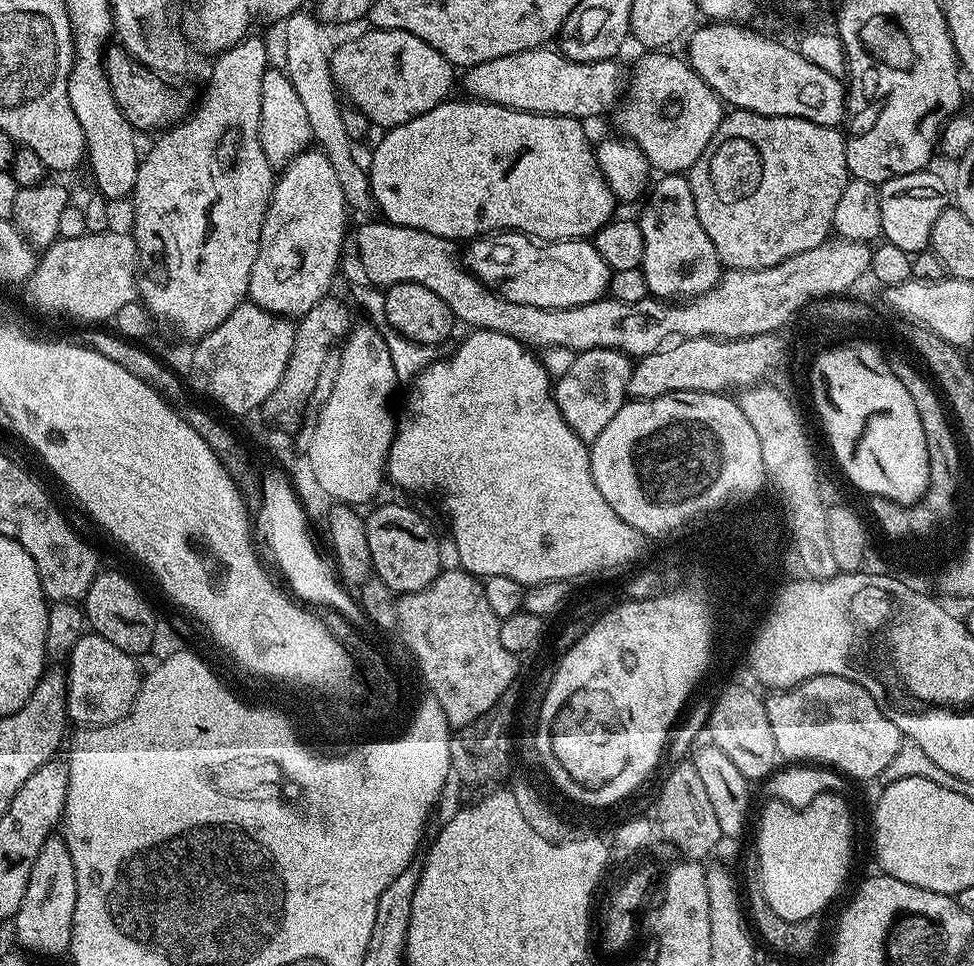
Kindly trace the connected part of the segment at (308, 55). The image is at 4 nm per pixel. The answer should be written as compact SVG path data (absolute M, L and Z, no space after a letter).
M301 10L289 16L283 21L284 28L284 64L282 70L290 78L290 86L294 86L294 91L298 93L298 98L302 98L302 106L306 110L306 119L310 121L310 130L312 131L312 140L317 144L319 151L326 154L326 158L330 158L330 166L334 166L334 174L338 174L338 182L342 186L342 194L344 195L345 205L349 209L364 208L370 204L372 200L372 187L368 185L367 171L352 157L352 148L354 141L346 134L346 126L342 122L342 105L340 105L341 97L332 78L332 64L330 61L330 43L324 37L324 32L320 29L321 23L315 15L311 16L311 11Z

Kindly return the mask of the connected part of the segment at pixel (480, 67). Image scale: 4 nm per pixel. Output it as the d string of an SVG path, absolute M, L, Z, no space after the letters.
M545 46L522 50L518 54L510 54L502 58L494 58L490 62L475 64L463 73L464 88L469 97L485 100L488 104L497 104L513 108L519 112L537 112L547 116L573 116L575 120L588 122L591 116L600 116L603 112L611 113L617 107L616 99L626 88L626 76L620 73L615 59L602 62L574 62L566 58L555 47Z

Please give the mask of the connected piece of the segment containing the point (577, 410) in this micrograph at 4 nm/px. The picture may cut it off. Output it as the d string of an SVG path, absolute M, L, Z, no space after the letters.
M595 348L576 354L570 370L559 376L554 384L556 405L566 426L578 434L578 438L591 442L606 430L610 418L618 414L628 396L628 379L633 361L613 348Z

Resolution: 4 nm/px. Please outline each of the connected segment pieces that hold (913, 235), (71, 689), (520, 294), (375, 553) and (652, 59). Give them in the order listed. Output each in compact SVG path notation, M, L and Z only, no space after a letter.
M925 170L890 178L886 183L879 185L879 189L883 239L910 254L925 251L930 242L930 230L934 230L938 214L942 214L942 210L949 207L949 185L947 188L943 178L935 176L932 170Z
M88 630L82 638L78 638L78 642L74 642L66 664L66 706L68 719L73 725L101 728L126 718L126 714L132 712L142 679L142 671L136 665L139 664L137 657L126 654L126 650L118 650L118 646L106 642L106 638L102 638L97 632Z
M501 232L477 238L467 245L466 267L487 288L510 302L539 308L573 308L605 299L612 269L602 262L595 243L582 240L537 242L522 232Z
M379 504L371 509L372 513L367 513L364 521L375 579L386 582L393 594L417 592L430 586L442 571L440 540L431 522L404 504Z
M662 50L644 54L628 84L631 104L614 114L619 130L640 147L649 167L660 174L685 173L701 157L724 117L724 104L683 57Z

